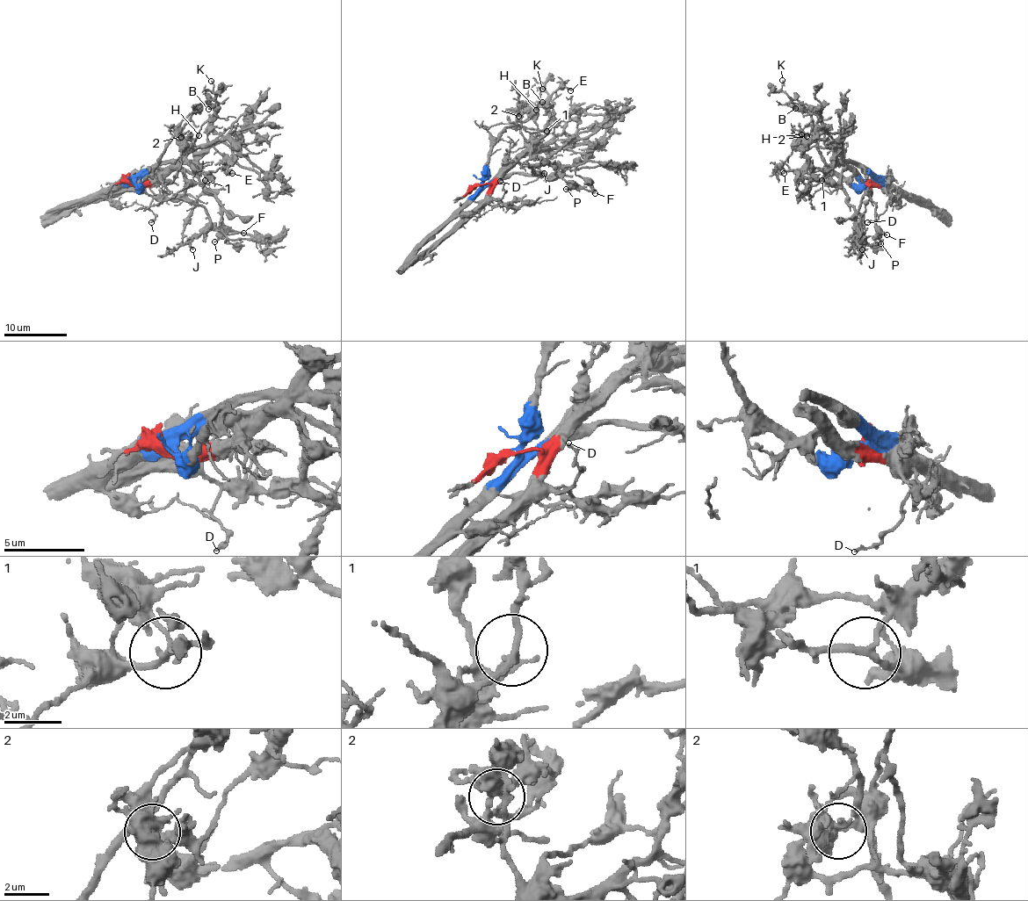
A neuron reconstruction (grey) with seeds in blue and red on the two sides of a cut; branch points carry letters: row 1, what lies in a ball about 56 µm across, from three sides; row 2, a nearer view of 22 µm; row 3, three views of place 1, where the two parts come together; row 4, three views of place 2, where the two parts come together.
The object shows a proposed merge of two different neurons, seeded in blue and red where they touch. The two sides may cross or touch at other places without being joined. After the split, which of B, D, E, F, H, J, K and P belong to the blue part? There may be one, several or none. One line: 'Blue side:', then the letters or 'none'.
Blue side: B, F, H, K, P

